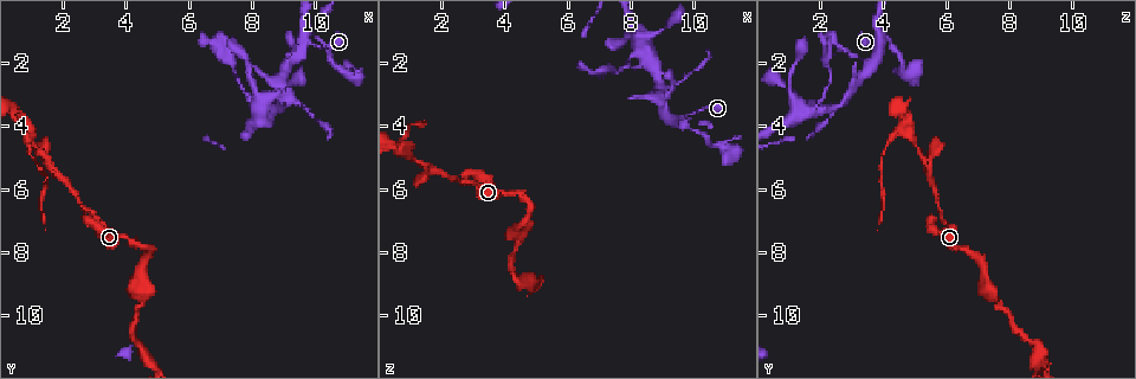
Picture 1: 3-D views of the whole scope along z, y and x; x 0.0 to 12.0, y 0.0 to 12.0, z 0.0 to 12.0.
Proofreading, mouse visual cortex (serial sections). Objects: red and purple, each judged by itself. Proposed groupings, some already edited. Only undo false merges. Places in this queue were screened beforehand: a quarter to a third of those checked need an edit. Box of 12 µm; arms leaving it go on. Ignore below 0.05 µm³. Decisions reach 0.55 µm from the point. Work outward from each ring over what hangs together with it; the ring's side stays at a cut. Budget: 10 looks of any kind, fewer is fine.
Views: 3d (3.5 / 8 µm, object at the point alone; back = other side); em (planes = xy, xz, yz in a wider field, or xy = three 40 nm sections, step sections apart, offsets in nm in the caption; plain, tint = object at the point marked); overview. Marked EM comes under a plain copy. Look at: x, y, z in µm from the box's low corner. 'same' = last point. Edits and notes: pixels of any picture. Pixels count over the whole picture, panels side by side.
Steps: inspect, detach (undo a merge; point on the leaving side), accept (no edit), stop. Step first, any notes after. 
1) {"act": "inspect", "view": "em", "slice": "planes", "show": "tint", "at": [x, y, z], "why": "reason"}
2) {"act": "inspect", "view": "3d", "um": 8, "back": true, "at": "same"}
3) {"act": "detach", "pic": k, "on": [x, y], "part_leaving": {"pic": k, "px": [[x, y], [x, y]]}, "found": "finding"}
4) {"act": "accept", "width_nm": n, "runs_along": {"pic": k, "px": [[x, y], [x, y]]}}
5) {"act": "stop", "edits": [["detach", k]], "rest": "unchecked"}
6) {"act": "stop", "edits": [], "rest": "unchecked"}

{"act": "inspect", "view": "3d", "um": 3.5, "at": [9.7, 1.4, 3.7], "why": "thin neck"}

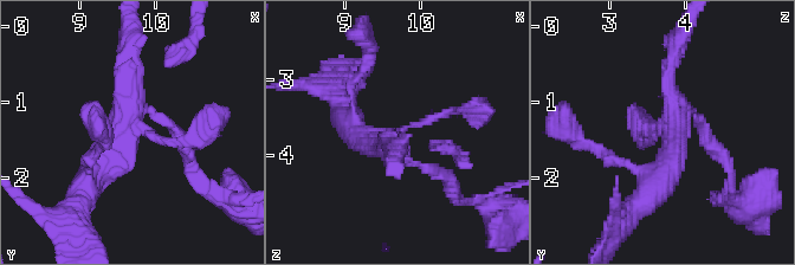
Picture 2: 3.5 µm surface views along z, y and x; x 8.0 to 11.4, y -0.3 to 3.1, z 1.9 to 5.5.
{"act": "inspect", "view": "em", "slice": "xy", "step": 3, "show": "tint", "at": [9.65, 1.35, 3.75], "why": "now the EM"}

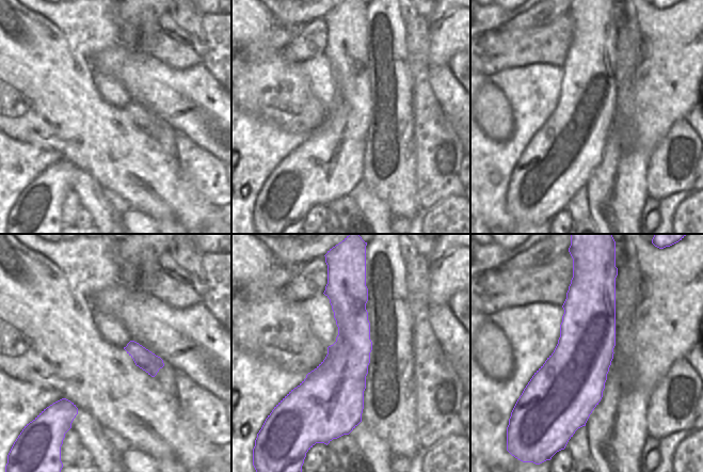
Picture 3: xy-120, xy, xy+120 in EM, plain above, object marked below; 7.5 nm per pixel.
{"act": "accept", "runs_along": {"pic": 2, "px": [[199, 134], [159, 141], [134, 125], [83, 188]]}, "found": "continuous, no second cell"}

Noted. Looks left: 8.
{"act": "inspect", "view": "3d", "um": 3.5, "at": [8.0, 3.2, 2.0], "why": "calibre changes"}

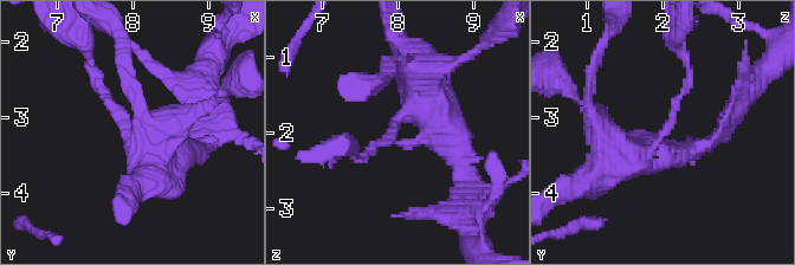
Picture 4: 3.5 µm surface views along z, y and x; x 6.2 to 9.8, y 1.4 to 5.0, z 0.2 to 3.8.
{"act": "inspect", "view": "em", "slice": "xy", "step": 5, "show": "tint", "at": [7.90, 3.15, 2.05]}

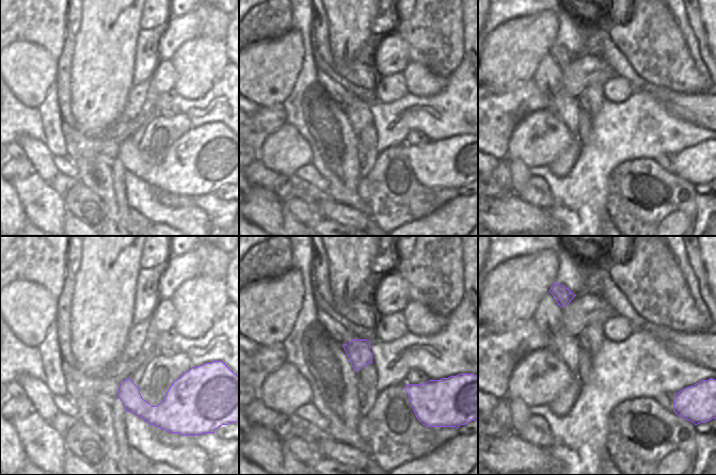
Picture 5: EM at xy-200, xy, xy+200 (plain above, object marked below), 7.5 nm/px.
{"act": "accept", "width_nm": 180, "runs_along": {"pic": 4, "px": [[175, 153], [131, 153], [91, 66]]}, "found": "continuous, no second cell"}

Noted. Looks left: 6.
{"act": "inspect", "view": "3d", "um": 3.5, "at": [11.1, 2.3, 4.8], "why": "sharp bend"}

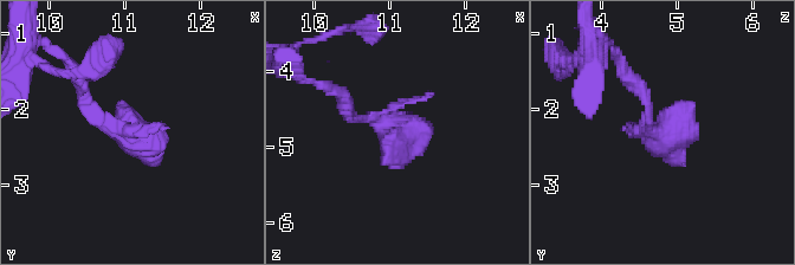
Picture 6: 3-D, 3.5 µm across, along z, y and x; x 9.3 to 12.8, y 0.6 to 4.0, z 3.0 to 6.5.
{"act": "inspect", "view": "em", "slice": "planes", "show": "tint", "at": [11.00, 2.35, 4.85], "why": "now the EM"}

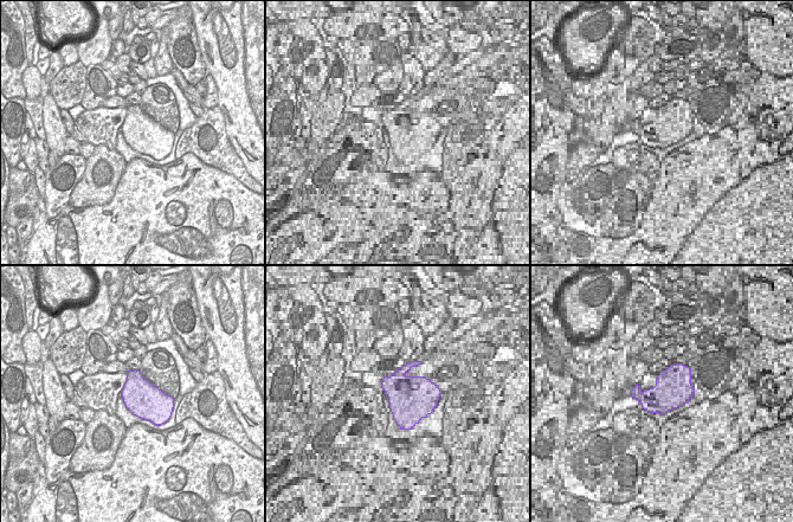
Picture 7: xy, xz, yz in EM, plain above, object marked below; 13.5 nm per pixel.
{"act": "accept", "runs_along": {"pic": 6, "px": [[637, 83], [648, 127], [682, 163]]}, "found": "one cell here"}

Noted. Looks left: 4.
{"act": "inspect", "view": "3d", "um": 8, "back": true, "at": [1.6, 5.2, 5.4], "why": "arms part here"}

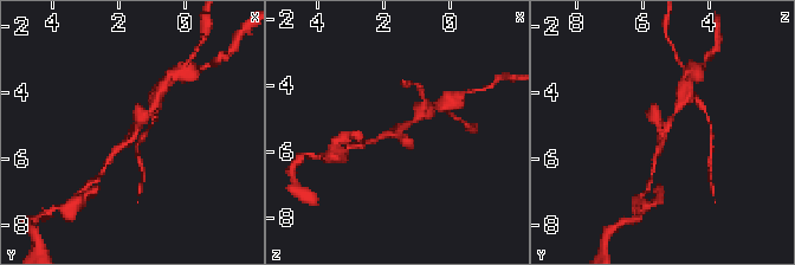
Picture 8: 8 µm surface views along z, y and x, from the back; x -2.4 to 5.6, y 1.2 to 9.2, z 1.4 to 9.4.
{"act": "inspect", "view": "3d", "um": 3.5, "at": [1.6, 5.3, 5.4]}

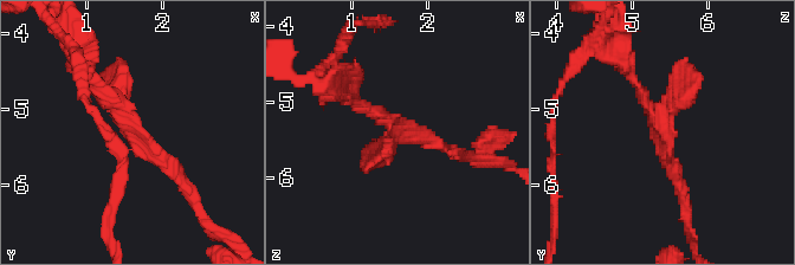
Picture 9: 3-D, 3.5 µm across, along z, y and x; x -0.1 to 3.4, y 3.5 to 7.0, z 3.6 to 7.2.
{"act": "inspect", "view": "em", "slice": "xy", "step": 3, "show": "tint", "at": [1.55, 5.25, 5.40]}

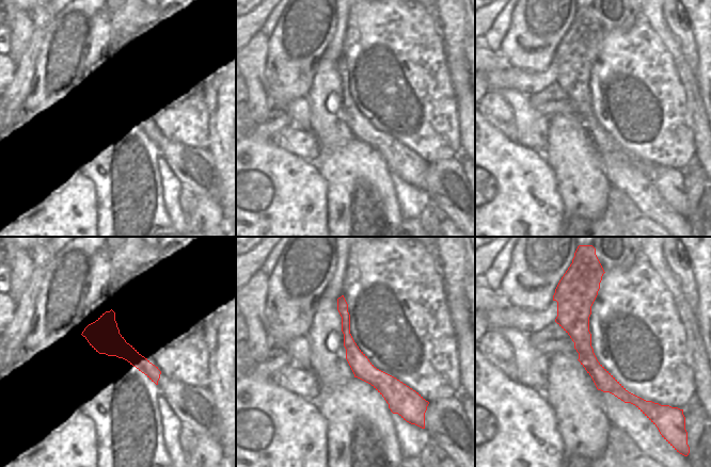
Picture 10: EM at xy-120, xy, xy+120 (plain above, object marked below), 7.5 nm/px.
{"act": "accept", "width_nm": 160, "runs_along": {"pic": 9, "px": [[183, 183], [89, 71]]}, "found": "all the same cell"}

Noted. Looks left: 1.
{"act": "stop", "edits": [], "rest": "unchecked"}

